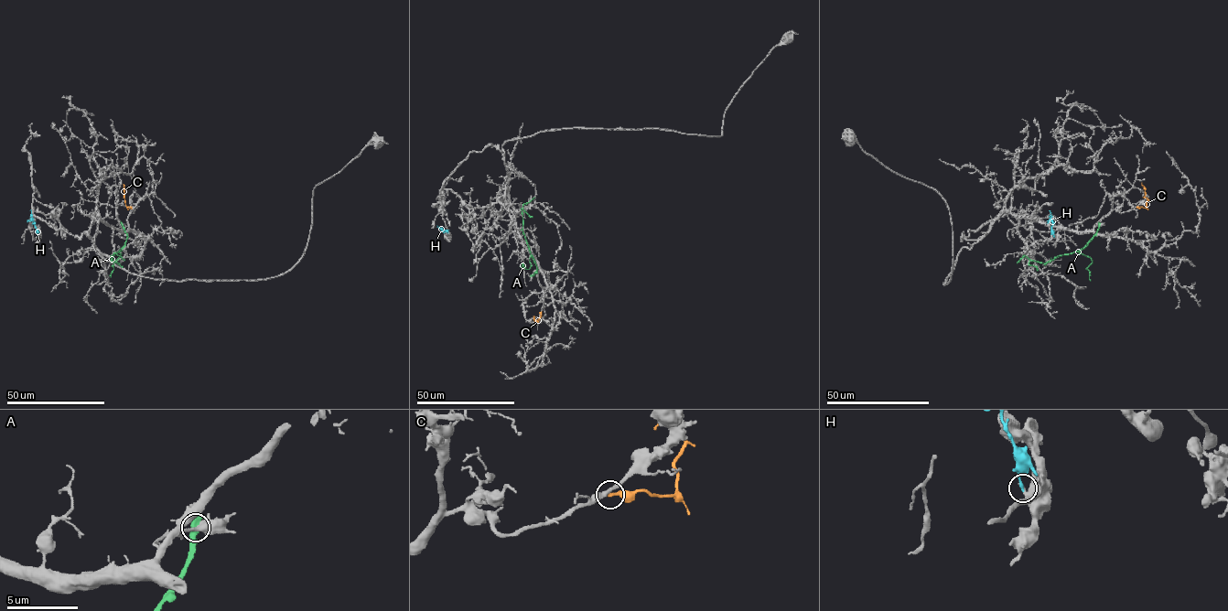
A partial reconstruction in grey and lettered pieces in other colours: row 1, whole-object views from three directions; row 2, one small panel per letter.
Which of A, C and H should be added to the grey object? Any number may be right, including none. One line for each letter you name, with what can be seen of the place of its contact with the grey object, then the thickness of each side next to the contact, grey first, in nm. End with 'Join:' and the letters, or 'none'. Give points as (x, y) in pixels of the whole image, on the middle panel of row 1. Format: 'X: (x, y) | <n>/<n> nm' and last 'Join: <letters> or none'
Join: none

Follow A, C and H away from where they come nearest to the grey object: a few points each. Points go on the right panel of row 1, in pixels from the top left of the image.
A: (1099, 225), (1088, 242), (1073, 252), (1046, 262), (1031, 261), (1024, 255), (1017, 262)
C: (1136, 207), (1147, 205), (1142, 183)
H: (1054, 236), (1049, 210)

